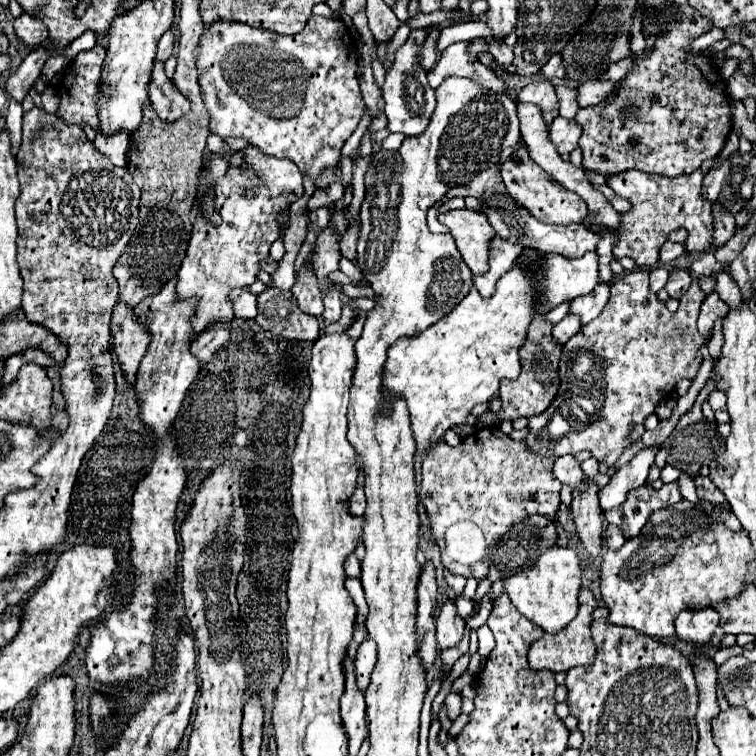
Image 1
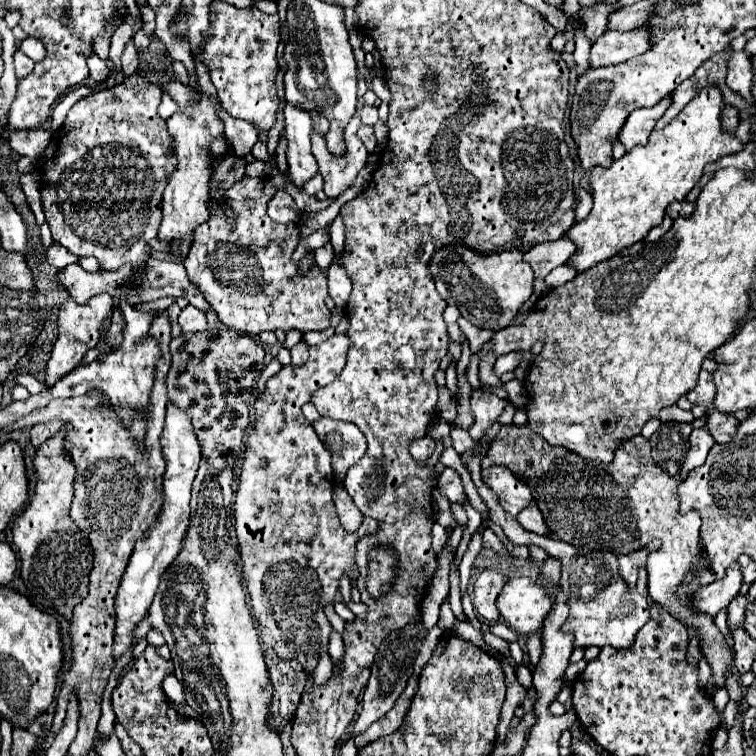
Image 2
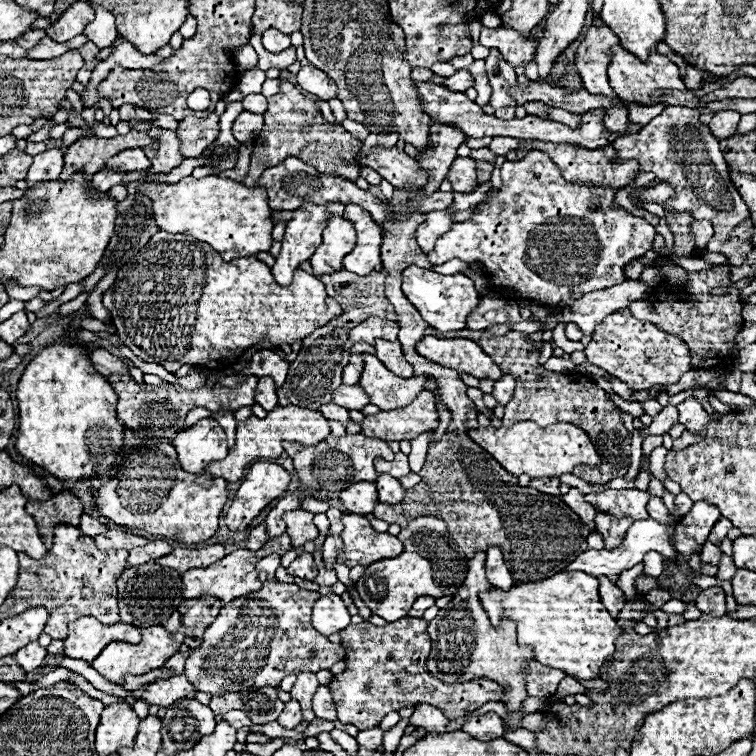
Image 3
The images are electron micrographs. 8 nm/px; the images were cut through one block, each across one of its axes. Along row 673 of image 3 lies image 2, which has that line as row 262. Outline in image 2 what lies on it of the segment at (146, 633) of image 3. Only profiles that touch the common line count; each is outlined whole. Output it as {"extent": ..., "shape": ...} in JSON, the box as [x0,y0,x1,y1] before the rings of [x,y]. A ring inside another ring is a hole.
{"extent":[38,72,176,270],"shape":[[[136,72],[110,90],[94,92],[78,100],[70,108],[64,126],[54,132],[50,146],[38,158],[42,206],[52,238],[76,256],[94,256],[100,262],[100,270],[118,270],[124,264],[140,270],[150,260],[152,248],[148,240],[158,238],[162,190],[176,170],[172,136],[166,122],[158,116],[160,102],[162,88],[150,84]]]}

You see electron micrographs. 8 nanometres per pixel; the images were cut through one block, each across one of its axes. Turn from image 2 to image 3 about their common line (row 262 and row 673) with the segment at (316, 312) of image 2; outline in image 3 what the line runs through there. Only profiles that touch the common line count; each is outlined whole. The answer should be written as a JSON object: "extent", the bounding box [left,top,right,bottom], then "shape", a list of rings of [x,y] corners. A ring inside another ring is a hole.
{"extent":[184,582,344,696],"shape":[[[264,582],[262,590],[252,592],[250,596],[242,596],[242,600],[232,600],[230,604],[224,604],[216,620],[208,626],[202,646],[196,648],[186,660],[184,676],[194,684],[198,692],[222,696],[226,692],[238,692],[248,688],[280,686],[282,678],[298,672],[330,670],[338,660],[344,660],[344,650],[340,648],[340,644],[330,642],[326,636],[318,634],[312,628],[310,608],[314,606],[314,600],[318,600],[318,592],[302,590],[296,584]]]}

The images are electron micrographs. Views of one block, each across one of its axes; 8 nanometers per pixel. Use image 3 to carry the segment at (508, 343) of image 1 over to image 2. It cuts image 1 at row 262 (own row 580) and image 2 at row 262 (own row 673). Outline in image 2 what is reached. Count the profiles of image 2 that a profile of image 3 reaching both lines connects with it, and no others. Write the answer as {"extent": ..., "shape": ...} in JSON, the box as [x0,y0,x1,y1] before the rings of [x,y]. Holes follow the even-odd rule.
{"extent":[564,86,742,272],"shape":[[[714,86],[706,88],[686,104],[666,128],[652,132],[646,146],[636,146],[620,160],[614,160],[610,168],[592,170],[588,192],[594,198],[594,206],[586,220],[574,222],[574,226],[564,234],[576,244],[576,252],[566,262],[568,266],[586,272],[598,262],[644,240],[646,234],[662,222],[666,206],[674,200],[682,202],[698,184],[708,162],[718,162],[722,156],[742,150],[742,142],[734,134],[722,132],[722,106],[720,90]]]}

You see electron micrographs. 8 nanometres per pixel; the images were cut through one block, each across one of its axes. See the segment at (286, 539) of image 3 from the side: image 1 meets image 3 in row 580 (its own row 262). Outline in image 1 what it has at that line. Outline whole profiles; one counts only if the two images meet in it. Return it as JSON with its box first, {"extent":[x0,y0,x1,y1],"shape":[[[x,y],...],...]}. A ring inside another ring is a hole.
{"extent":[176,146,304,340],"shape":[[[253,146],[236,152],[226,160],[230,162],[230,170],[222,182],[214,184],[216,208],[222,216],[222,224],[210,226],[210,222],[204,222],[202,216],[196,218],[186,258],[178,270],[176,298],[186,300],[198,296],[190,340],[208,330],[212,324],[232,322],[234,310],[230,310],[228,292],[232,288],[246,288],[256,282],[260,262],[268,258],[270,246],[282,230],[276,222],[276,214],[288,210],[290,204],[304,194],[302,174],[290,160],[268,158]]]}

